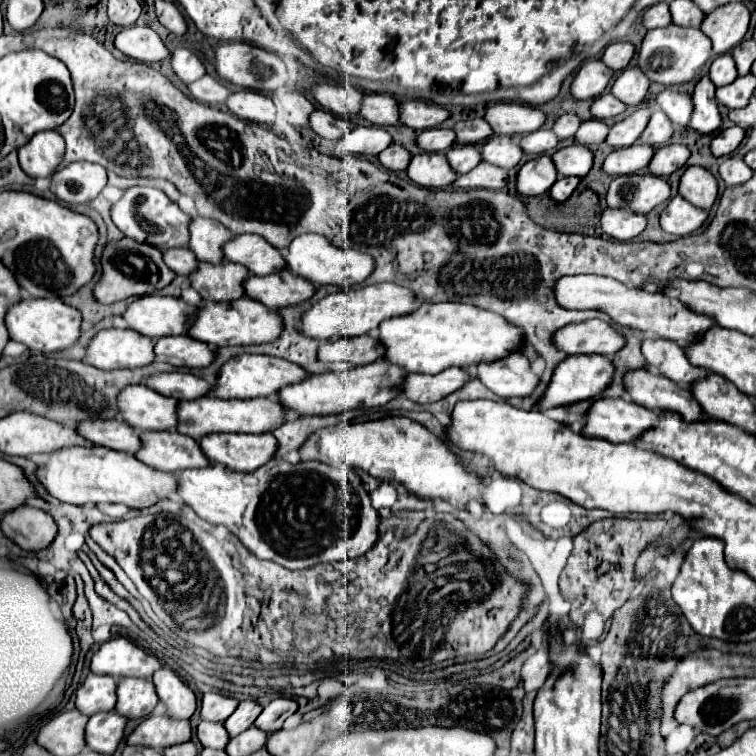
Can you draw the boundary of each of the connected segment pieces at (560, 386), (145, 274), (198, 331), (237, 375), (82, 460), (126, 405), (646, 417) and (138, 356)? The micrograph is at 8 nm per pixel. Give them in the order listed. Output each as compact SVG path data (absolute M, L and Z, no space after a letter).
M600 354L568 356L556 368L544 398L538 402L538 408L540 410L548 410L548 408L566 406L566 404L574 404L574 402L596 398L598 394L602 394L602 390L606 390L612 384L612 378L614 378L614 364L612 364L612 360L608 356L600 356Z
M122 238L118 244L108 244L102 254L102 278L94 288L94 296L102 304L114 304L132 296L154 294L174 280L174 272L164 264L162 252L150 244L140 244L132 238Z
M244 296L236 302L202 302L200 314L192 328L188 330L188 336L206 342L214 348L222 346L248 346L248 344L268 344L280 336L284 328L282 316L264 304Z
M240 354L228 360L220 374L218 382L212 390L212 396L218 398L260 398L260 396L272 396L278 394L284 386L298 384L308 378L308 372L288 360L282 358L272 358L272 356L262 356L262 354Z
M74 446L54 452L50 454L50 460L38 468L38 478L52 496L68 504L118 502L136 510L154 506L178 490L178 480L174 474L154 470L128 452L118 452L104 446Z
M128 386L120 394L120 414L126 424L138 432L176 430L178 426L178 400L162 396L146 386Z
M602 398L592 404L586 420L588 426L582 430L584 436L602 438L612 444L626 444L638 440L646 430L656 428L658 414L622 398Z
M110 328L96 334L86 348L84 360L100 370L142 368L154 362L154 344L136 330Z

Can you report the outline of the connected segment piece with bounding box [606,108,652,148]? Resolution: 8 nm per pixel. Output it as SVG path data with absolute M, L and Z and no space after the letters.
M640 108L636 112L632 112L628 118L616 122L610 132L608 132L608 138L606 142L614 148L622 148L622 146L632 146L640 134L644 132L644 128L648 126L648 120L652 116L652 110L650 108Z

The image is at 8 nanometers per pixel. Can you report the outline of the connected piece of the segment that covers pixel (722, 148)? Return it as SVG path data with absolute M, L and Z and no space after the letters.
M732 126L732 128L726 128L726 130L720 130L714 138L712 138L712 154L718 158L718 156L728 156L732 154L740 142L744 140L746 136L746 130L740 128L740 126Z

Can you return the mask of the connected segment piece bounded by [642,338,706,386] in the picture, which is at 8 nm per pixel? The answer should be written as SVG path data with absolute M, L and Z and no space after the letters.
M648 338L642 342L642 354L650 366L656 366L666 378L676 384L692 386L696 380L702 380L702 376L706 376L704 368L696 368L688 362L686 350L676 342Z

